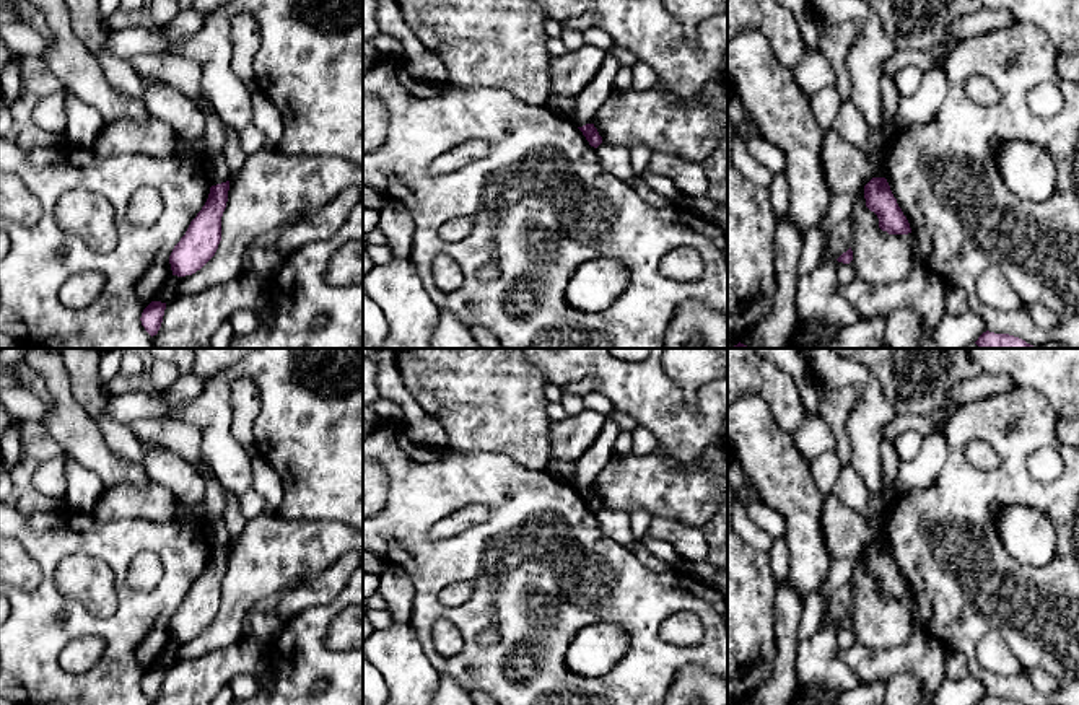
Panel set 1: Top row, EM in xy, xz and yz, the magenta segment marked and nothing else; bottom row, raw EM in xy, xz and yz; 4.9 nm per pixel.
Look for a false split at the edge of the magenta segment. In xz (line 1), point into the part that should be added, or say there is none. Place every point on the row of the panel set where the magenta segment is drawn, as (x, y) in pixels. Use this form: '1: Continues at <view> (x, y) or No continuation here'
1: No continuation here

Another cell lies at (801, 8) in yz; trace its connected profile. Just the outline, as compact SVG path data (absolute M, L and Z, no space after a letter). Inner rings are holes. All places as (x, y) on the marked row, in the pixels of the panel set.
M778 0L781 5L789 8L799 24L806 47L819 50L819 31L814 24L814 11L809 0Z

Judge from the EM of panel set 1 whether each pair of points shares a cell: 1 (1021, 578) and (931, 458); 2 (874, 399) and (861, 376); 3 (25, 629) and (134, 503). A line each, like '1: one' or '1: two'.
1: two
2: one
3: two

